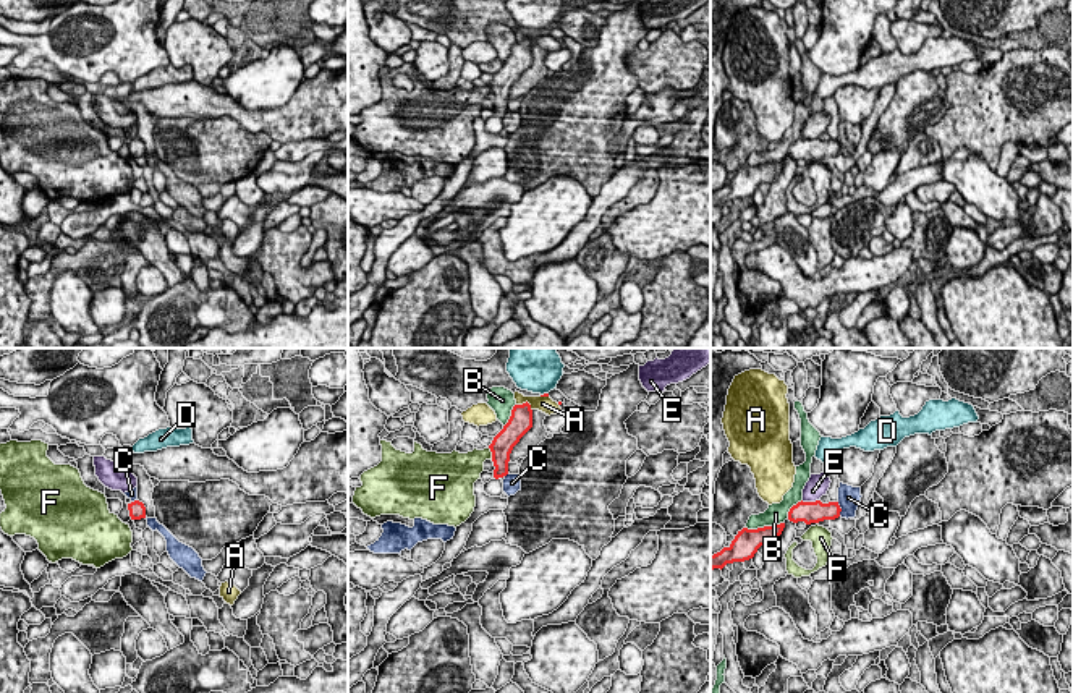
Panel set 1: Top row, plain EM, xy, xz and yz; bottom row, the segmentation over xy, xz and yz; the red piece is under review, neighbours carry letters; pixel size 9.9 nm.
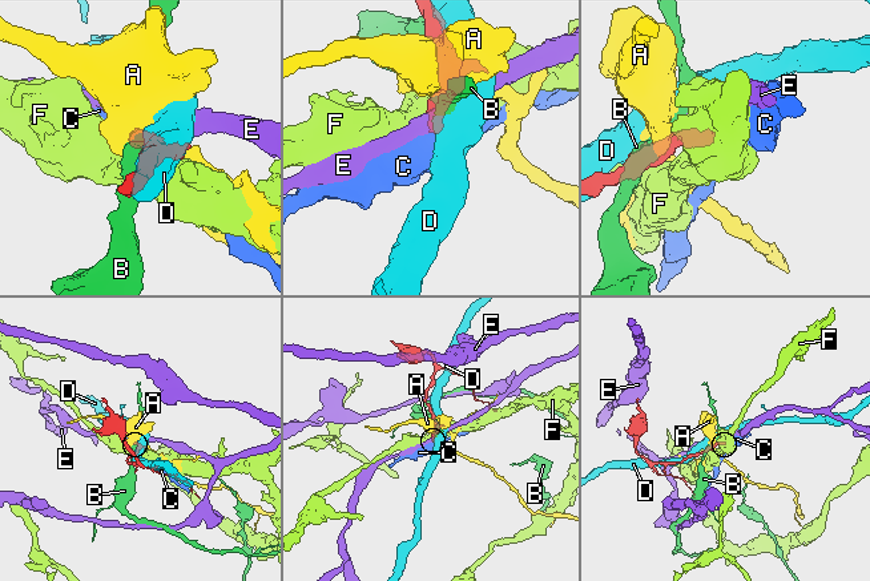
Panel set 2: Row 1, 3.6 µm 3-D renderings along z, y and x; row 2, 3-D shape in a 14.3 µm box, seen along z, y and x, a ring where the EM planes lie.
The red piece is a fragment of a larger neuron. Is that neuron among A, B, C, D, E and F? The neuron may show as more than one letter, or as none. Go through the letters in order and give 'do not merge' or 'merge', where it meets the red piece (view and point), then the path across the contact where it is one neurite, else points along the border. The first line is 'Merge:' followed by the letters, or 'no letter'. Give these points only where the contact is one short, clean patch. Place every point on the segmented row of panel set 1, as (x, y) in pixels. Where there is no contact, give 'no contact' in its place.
Merge: no letter
A: do not merge | xz (526, 402)
B: do not merge | yz (764, 527)
C: do not merge | yz (840, 509) | along yz (837, 502), (840, 515)
D: do not merge | xz (544, 394)
E: do not merge | yz (810, 502) | along yz (819, 499), (801, 501)
F: do not merge | xz (492, 454)

